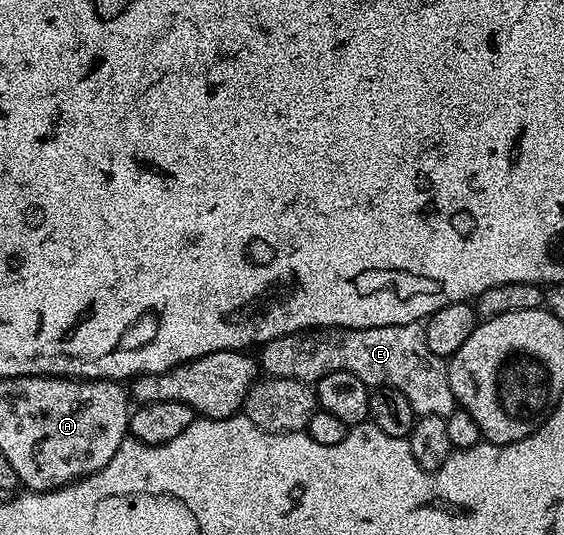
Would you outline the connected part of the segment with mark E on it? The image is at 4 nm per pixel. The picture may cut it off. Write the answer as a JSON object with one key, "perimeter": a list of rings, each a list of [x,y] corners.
{"perimeter":[[[416,323],[369,329],[305,329],[299,333],[282,335],[259,346],[258,365],[267,376],[309,383],[321,381],[326,375],[330,375],[330,371],[350,371],[350,375],[358,375],[358,379],[362,379],[362,383],[369,387],[385,385],[402,391],[402,395],[410,399],[410,407],[414,407],[417,415],[422,417],[438,415],[448,418],[458,408],[454,391],[450,391],[448,362],[445,358],[434,355],[430,347],[426,347],[423,328]]]}

